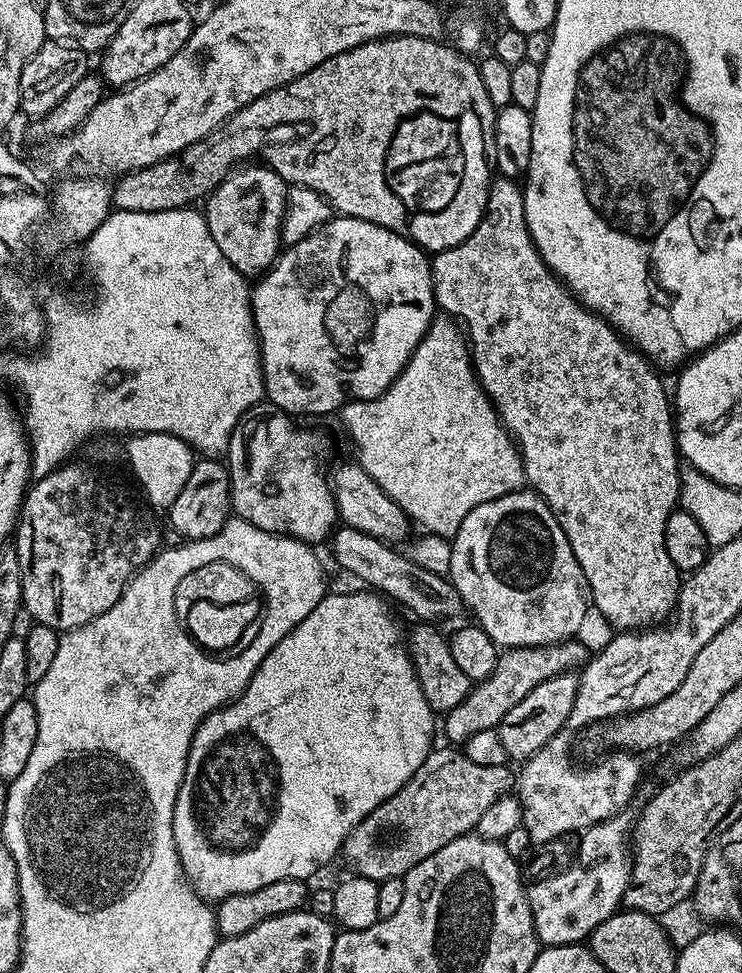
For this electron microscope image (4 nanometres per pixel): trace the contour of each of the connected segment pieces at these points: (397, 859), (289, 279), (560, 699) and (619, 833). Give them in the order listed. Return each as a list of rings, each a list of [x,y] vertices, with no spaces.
[[[433,747],[428,757],[418,766],[418,770],[382,806],[378,806],[358,826],[354,826],[351,834],[344,839],[342,849],[342,860],[352,867],[351,871],[358,876],[365,876],[377,882],[403,878],[410,869],[418,866],[430,854],[442,850],[446,842],[454,842],[454,838],[467,836],[475,829],[478,818],[486,814],[486,809],[494,806],[498,798],[509,795],[514,788],[514,772],[511,772],[507,763],[496,766],[482,766],[472,762],[463,751],[455,747],[448,748]]]
[[[333,215],[332,219],[328,220],[322,227],[315,228],[312,233],[306,238],[302,238],[296,244],[287,245],[277,256],[272,267],[255,281],[254,287],[251,289],[252,294],[252,313],[254,314],[254,322],[256,323],[256,333],[260,339],[260,365],[264,367],[264,391],[267,399],[271,403],[276,404],[284,412],[291,414],[293,417],[301,418],[300,416],[324,416],[327,412],[335,413],[337,410],[343,409],[344,405],[353,400],[373,400],[378,398],[393,382],[398,378],[398,374],[406,366],[406,362],[414,354],[414,350],[418,346],[418,342],[422,342],[422,338],[426,334],[428,327],[432,325],[432,317],[437,315],[436,294],[432,285],[432,262],[429,253],[424,251],[416,243],[413,243],[406,236],[400,236],[397,232],[386,230],[382,226],[378,226],[374,222],[366,222],[362,218],[354,218],[353,216]]]
[[[572,674],[550,678],[546,682],[534,686],[534,690],[530,690],[530,694],[526,694],[526,698],[522,698],[522,702],[518,702],[518,706],[514,706],[514,710],[510,710],[510,714],[506,714],[506,718],[502,718],[498,731],[509,761],[525,762],[529,760],[532,755],[541,750],[542,746],[546,745],[546,742],[550,741],[550,738],[553,738],[554,734],[558,734],[562,730],[570,716],[570,710],[573,709],[578,686],[578,679]]]
[[[619,814],[585,829],[579,837],[580,853],[576,856],[576,864],[538,881],[537,884],[527,885],[526,891],[536,927],[536,937],[539,938],[541,945],[579,944],[587,941],[592,931],[602,922],[606,922],[606,918],[613,916],[621,907],[624,892],[628,889],[628,881],[632,875],[628,843],[634,824],[626,817],[627,815]]]

